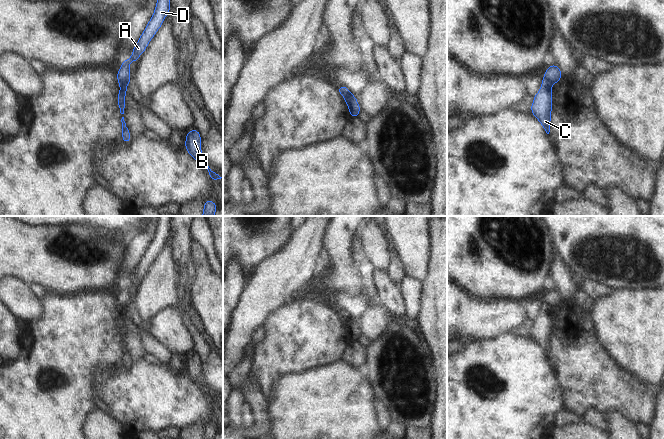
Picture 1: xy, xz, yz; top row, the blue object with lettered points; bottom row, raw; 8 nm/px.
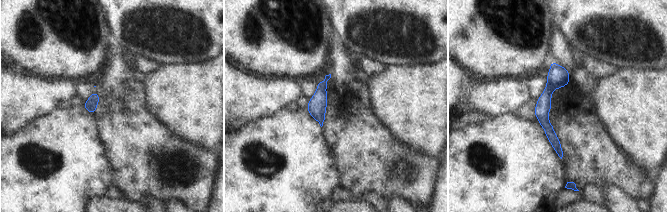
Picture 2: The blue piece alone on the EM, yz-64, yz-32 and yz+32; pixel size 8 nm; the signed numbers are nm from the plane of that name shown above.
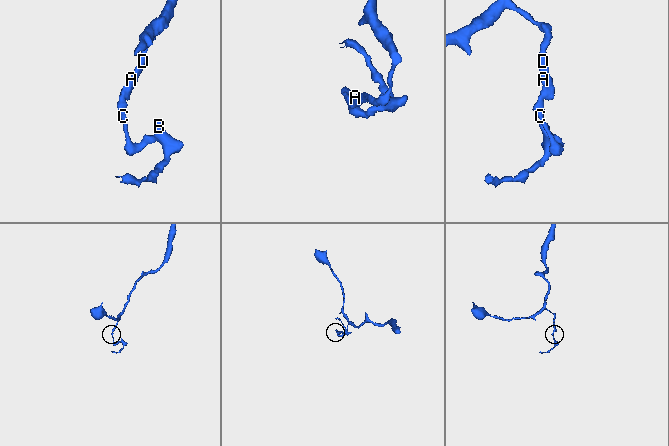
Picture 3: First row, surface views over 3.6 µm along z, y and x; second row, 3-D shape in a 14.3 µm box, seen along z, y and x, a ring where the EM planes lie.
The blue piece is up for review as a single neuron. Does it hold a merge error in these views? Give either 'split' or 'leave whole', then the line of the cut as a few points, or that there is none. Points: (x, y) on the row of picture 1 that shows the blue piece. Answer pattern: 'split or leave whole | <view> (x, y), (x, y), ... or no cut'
split | yz (544, 78), (551, 84)

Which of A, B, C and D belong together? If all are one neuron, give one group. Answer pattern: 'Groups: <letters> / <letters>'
Groups: A D / B C.

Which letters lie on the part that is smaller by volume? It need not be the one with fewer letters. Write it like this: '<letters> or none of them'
B, C.

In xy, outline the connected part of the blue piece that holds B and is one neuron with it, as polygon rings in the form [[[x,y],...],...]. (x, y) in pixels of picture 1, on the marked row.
[[[193,129],[189,131],[186,135],[185,147],[188,153],[203,167],[205,167],[209,172],[209,178],[211,180],[223,180],[223,176],[217,175],[213,170],[209,168],[206,164],[200,147],[201,135],[196,130]]]

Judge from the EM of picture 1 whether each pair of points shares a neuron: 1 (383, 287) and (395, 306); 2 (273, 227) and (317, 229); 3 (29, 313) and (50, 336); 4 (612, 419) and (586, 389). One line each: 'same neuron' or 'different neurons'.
1: same neuron
2: different neurons
3: different neurons
4: different neurons

